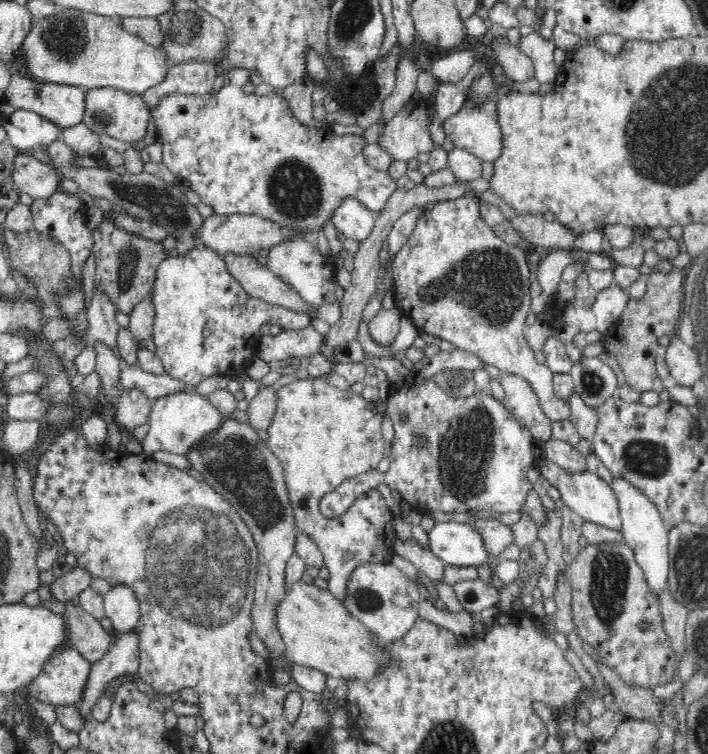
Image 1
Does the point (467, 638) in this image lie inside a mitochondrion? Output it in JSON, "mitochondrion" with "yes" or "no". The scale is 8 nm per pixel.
{"mitochondrion":"no"}

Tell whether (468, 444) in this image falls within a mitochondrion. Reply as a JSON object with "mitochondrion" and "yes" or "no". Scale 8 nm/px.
{"mitochondrion":"yes"}

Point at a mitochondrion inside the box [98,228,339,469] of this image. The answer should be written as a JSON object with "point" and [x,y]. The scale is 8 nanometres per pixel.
{"point":[128,254]}

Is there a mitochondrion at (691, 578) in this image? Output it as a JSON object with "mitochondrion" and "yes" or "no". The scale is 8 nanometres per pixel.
{"mitochondrion":"yes"}

